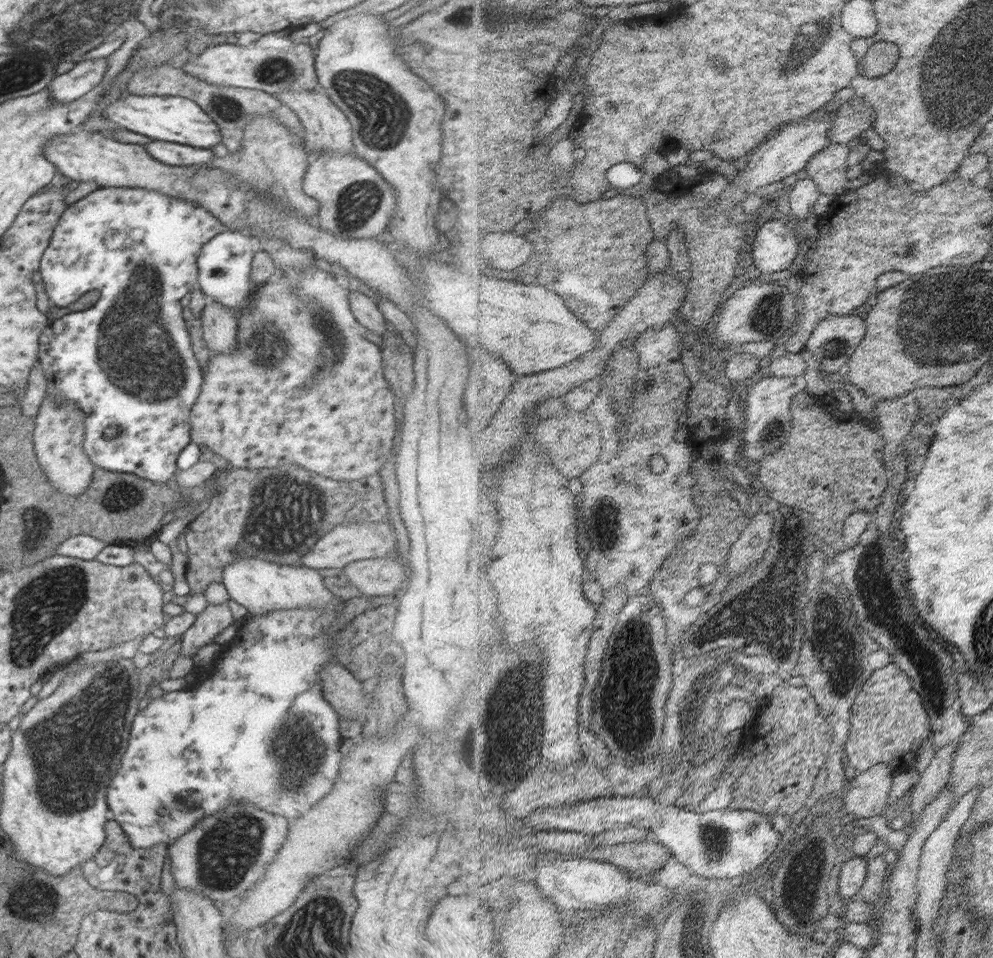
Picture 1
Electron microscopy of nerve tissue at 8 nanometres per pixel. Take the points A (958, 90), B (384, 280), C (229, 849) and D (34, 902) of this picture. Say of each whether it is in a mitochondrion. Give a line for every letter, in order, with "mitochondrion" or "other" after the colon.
A: mitochondrion
B: other
C: mitochondrion
D: mitochondrion

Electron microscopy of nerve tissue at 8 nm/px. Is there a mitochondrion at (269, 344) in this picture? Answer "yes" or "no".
yes

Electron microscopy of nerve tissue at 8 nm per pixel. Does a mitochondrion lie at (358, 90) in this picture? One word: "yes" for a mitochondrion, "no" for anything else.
yes

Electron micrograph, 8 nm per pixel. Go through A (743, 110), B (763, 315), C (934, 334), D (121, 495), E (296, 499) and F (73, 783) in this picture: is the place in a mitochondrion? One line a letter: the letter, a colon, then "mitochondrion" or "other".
A: other
B: other
C: mitochondrion
D: mitochondrion
E: mitochondrion
F: mitochondrion

